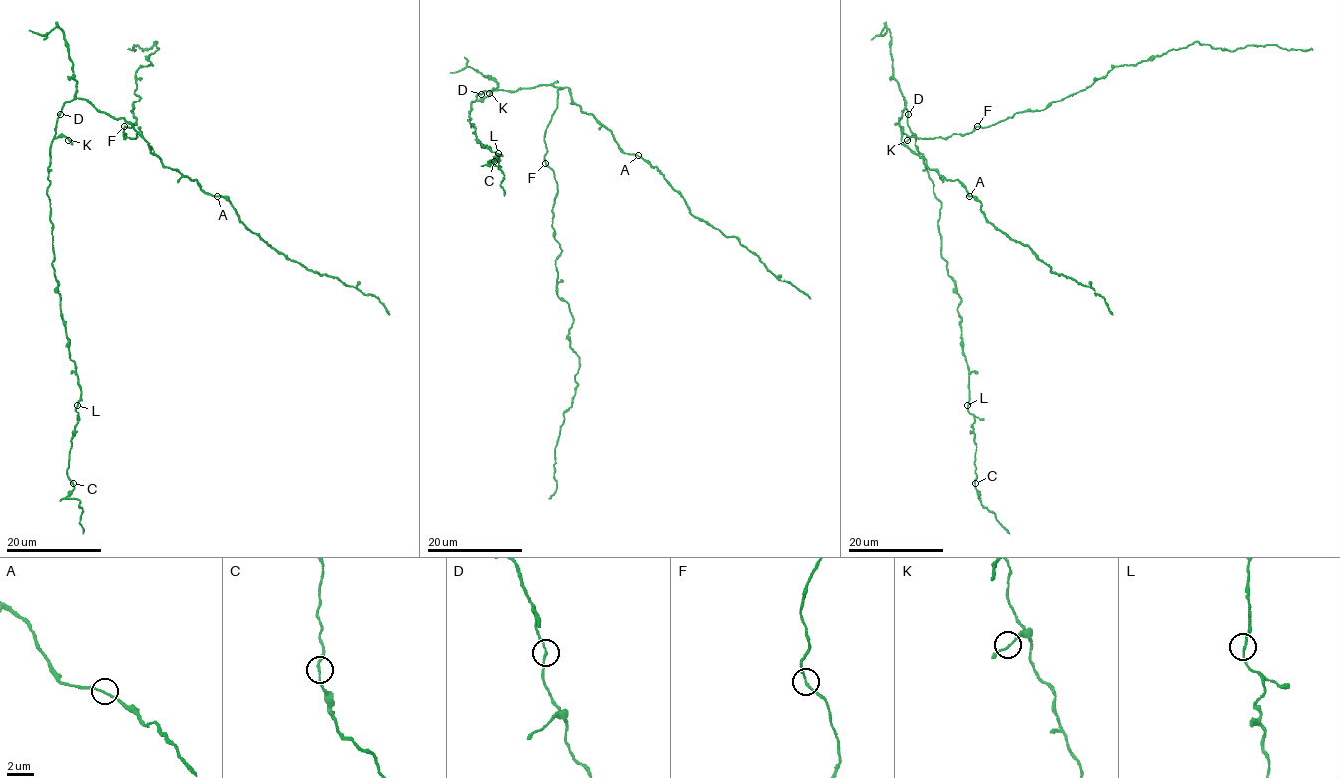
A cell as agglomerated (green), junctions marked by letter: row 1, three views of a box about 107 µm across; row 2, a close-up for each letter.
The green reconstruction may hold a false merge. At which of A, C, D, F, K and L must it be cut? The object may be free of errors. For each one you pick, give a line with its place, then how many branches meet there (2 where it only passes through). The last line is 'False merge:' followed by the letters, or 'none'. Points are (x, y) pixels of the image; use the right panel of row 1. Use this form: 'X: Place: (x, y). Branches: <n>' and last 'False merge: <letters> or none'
False merge: none

